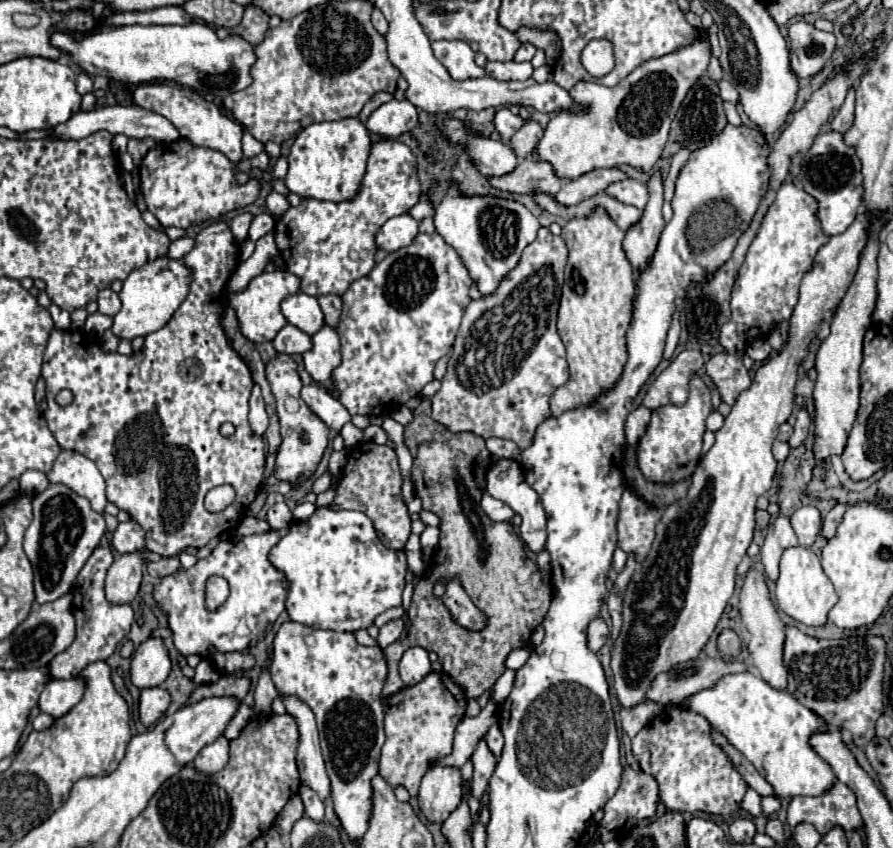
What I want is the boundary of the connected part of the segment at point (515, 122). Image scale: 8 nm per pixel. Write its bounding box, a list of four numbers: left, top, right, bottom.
[494,106,524,142]

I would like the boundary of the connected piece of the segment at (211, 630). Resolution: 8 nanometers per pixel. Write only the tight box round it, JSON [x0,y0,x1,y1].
[154,528,288,658]

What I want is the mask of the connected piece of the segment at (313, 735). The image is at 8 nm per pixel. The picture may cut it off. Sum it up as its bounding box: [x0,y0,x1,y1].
[282,696,330,800]

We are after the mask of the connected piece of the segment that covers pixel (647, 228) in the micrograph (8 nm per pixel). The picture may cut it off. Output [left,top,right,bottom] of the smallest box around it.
[622,172,664,270]

